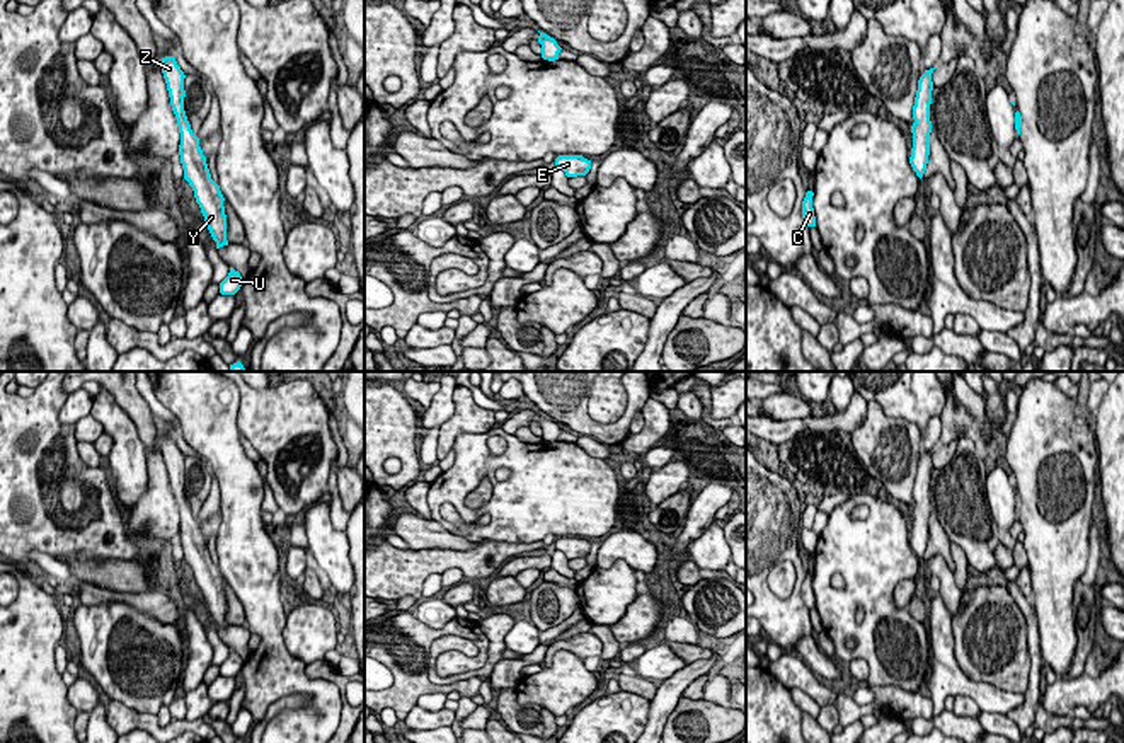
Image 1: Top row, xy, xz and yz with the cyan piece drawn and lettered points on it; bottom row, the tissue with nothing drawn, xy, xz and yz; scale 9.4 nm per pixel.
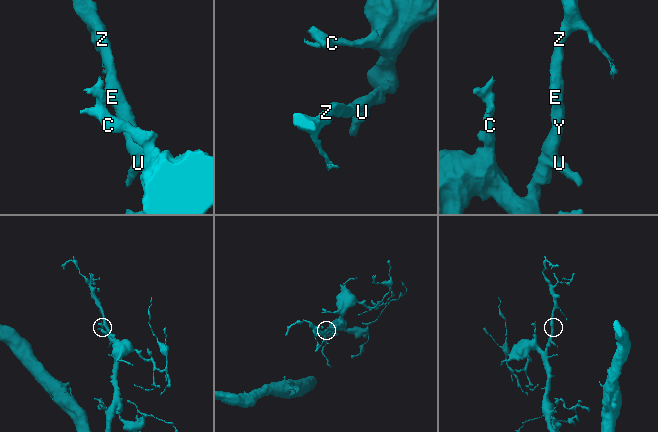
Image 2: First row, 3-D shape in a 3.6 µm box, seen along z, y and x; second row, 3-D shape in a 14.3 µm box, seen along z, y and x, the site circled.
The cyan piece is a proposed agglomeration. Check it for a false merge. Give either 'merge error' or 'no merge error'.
no merge error

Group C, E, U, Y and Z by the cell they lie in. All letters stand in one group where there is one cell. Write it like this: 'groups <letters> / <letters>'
groups C E U Y Z

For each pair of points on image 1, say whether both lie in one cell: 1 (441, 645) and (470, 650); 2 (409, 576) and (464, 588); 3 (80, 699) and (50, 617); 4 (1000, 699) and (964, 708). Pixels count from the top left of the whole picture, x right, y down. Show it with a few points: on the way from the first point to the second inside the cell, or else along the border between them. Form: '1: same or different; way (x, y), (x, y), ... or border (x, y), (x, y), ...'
1: same; way (448, 645), (464, 646)
2: different; border (465, 580), (472, 583)
3: different; border (67, 687), (67, 697), (79, 711)
4: different; border (954, 696), (968, 696), (980, 709)

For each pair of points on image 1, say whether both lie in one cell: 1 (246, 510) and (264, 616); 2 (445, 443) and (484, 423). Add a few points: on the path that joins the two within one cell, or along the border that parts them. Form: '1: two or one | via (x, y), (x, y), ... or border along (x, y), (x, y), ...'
1: one | via (246, 535), (247, 561), (258, 590)
2: one | via (452, 433), (462, 423), (474, 423)

